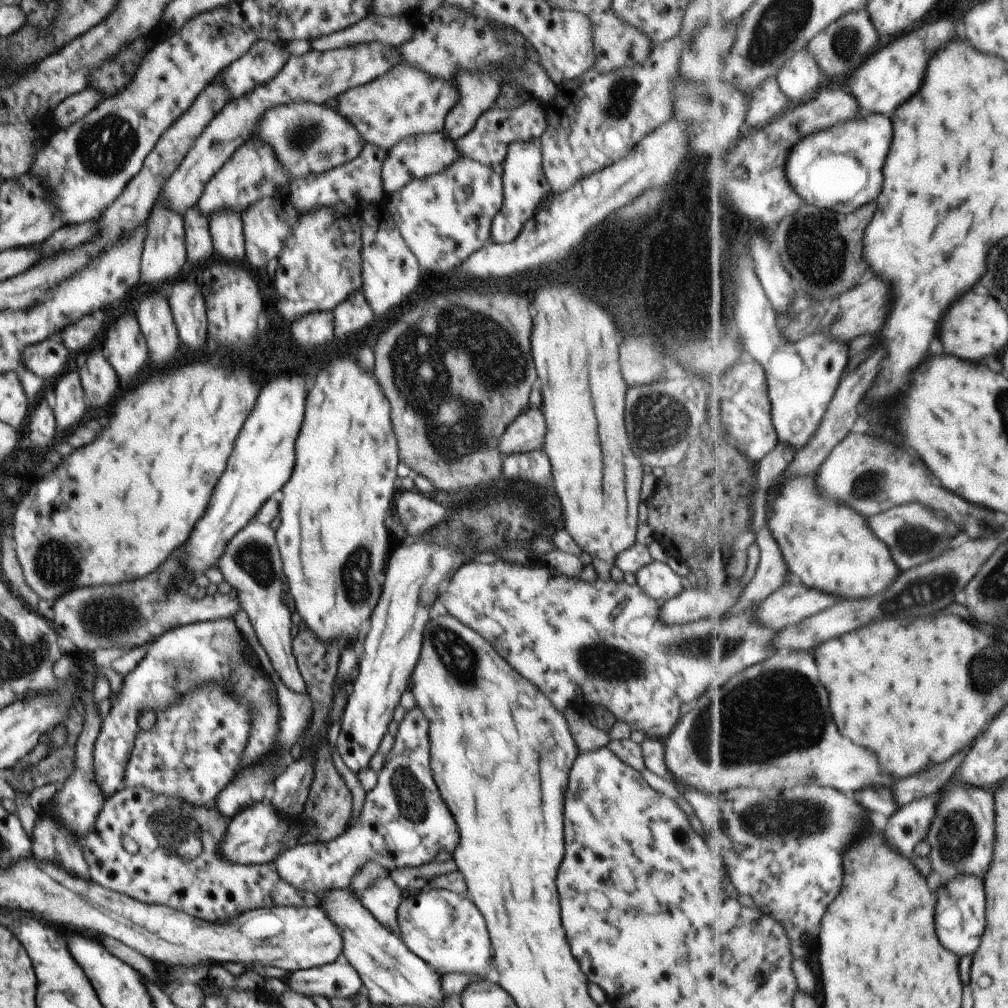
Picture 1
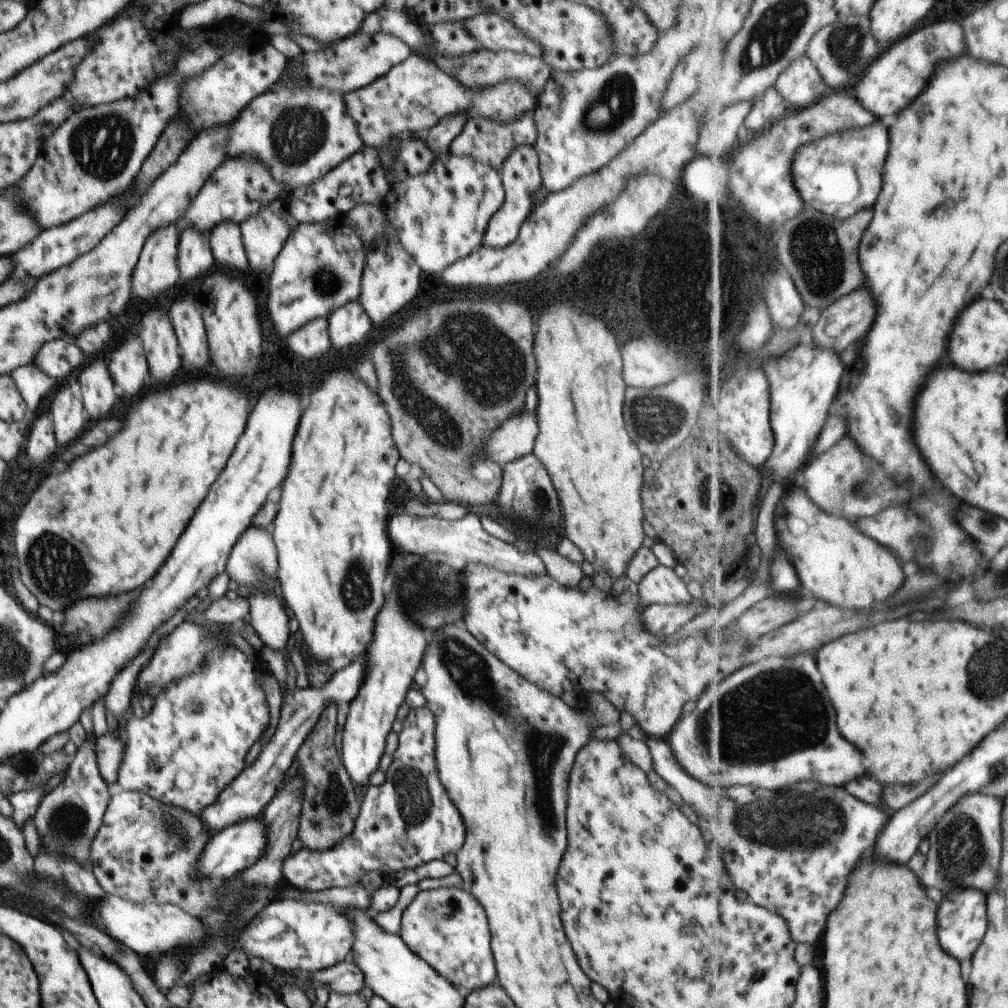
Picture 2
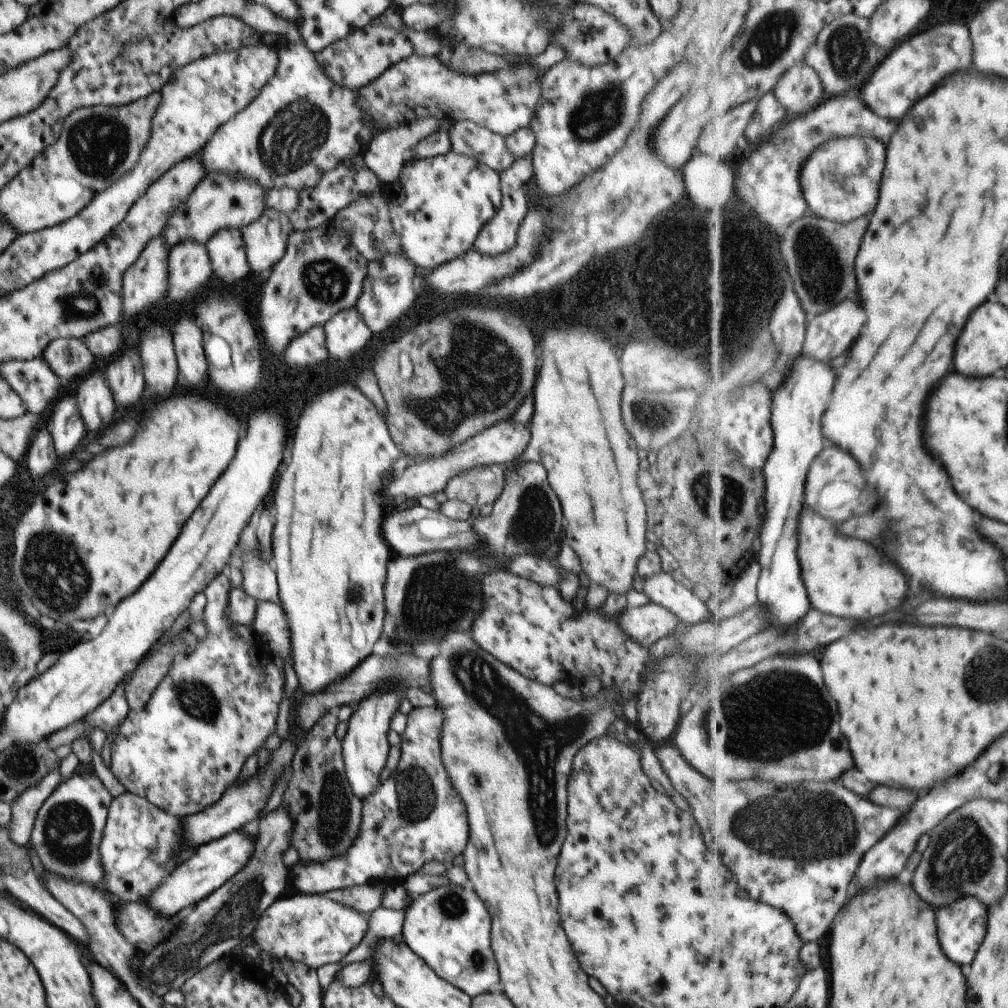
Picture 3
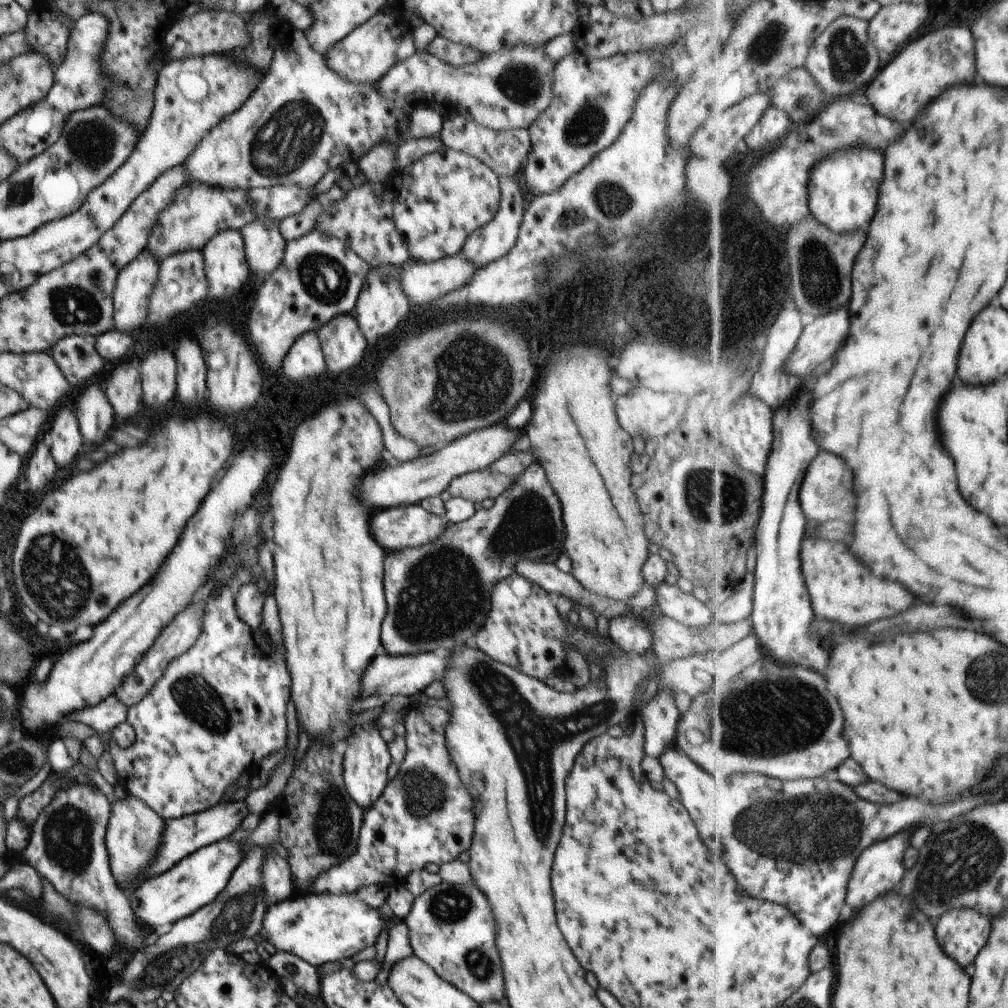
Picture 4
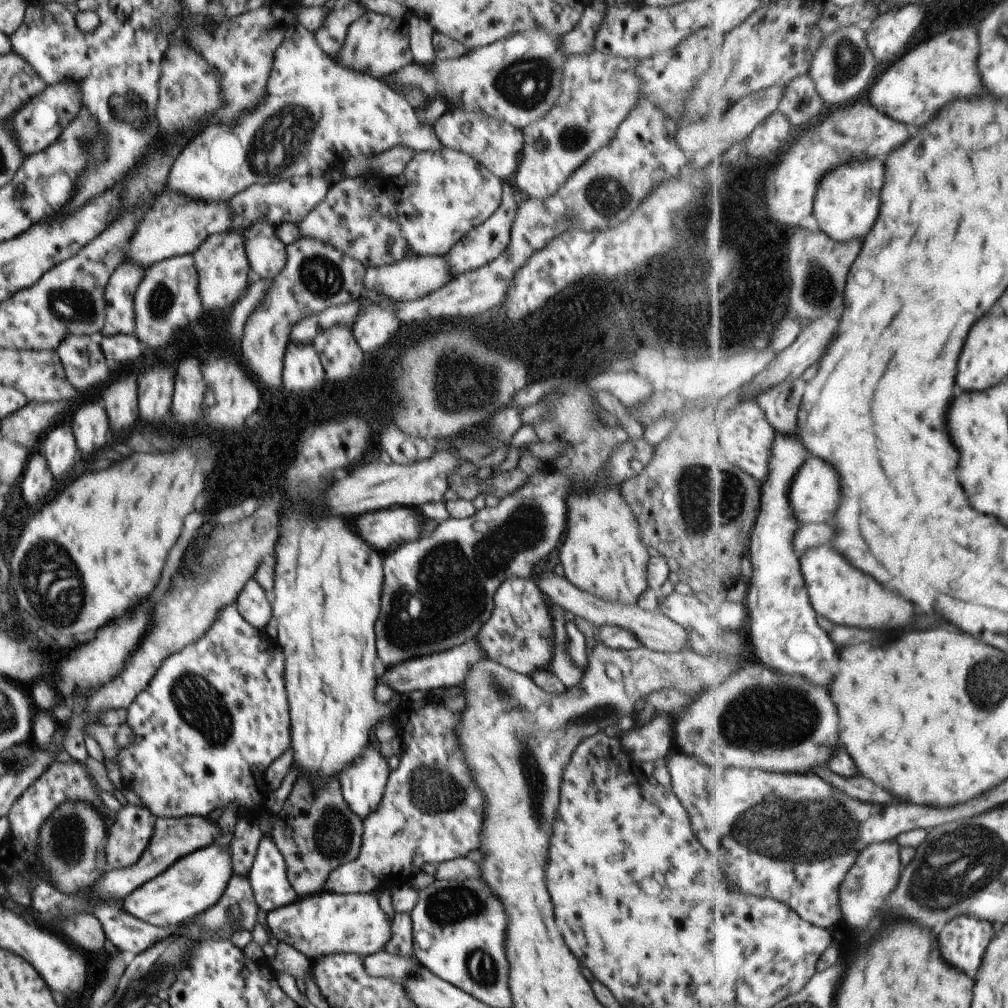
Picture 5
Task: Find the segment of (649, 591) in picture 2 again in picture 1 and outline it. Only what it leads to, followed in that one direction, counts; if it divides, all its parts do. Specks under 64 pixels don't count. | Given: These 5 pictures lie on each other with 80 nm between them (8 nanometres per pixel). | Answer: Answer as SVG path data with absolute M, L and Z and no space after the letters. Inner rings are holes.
M651 559L645 566L634 573L638 587L643 589L657 602L665 602L679 594L682 589L680 577L671 570L667 563Z

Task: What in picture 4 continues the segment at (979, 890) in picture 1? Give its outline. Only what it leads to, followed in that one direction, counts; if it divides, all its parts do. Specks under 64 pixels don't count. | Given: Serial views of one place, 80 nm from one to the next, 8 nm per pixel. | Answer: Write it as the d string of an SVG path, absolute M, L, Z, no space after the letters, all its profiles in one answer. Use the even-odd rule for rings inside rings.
M955 908L941 916L939 938L947 944L947 954L959 960L963 968L975 962L981 948L987 944L991 934L991 920L973 908Z

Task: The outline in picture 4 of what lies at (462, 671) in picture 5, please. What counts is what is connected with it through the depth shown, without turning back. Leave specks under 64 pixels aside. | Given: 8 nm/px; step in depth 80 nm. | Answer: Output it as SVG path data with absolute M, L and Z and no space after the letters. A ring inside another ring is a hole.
M440 652L413 654L413 656L379 654L367 664L367 668L361 674L359 696L363 698L363 696L375 694L384 705L389 700L389 696L393 696L393 694L401 694L406 697L420 694L425 690L427 684L435 682L435 680L438 682L443 680L443 674L447 672L447 660L449 660L449 656Z

